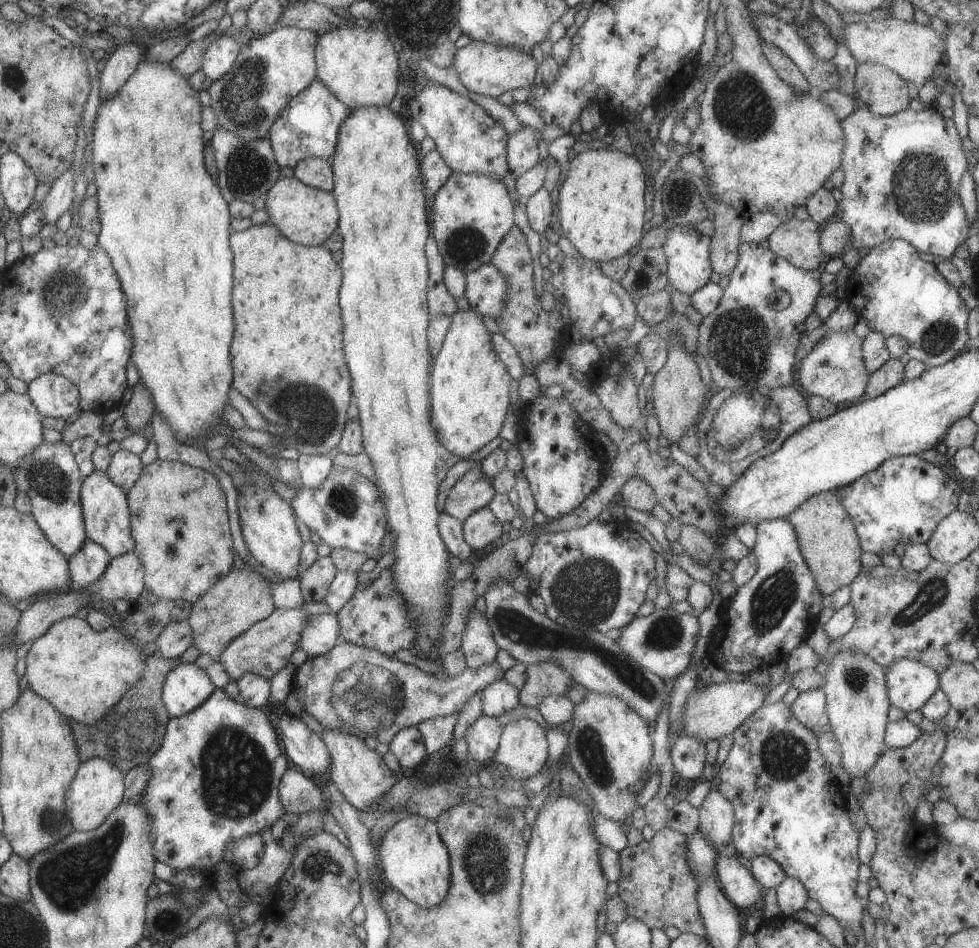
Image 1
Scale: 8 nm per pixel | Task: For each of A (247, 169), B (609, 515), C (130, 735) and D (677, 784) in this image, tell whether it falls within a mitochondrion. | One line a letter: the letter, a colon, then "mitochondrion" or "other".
A: mitochondrion
B: other
C: mitochondrion
D: other

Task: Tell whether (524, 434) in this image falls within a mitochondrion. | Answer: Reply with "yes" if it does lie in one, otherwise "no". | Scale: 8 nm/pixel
no

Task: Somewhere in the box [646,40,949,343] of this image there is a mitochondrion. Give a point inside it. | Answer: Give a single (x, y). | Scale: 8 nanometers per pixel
(741, 105)

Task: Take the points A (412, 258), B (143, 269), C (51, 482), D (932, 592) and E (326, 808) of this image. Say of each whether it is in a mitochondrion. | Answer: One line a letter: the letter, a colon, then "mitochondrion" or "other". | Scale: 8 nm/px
A: other
B: other
C: mitochondrion
D: mitochondrion
E: other

